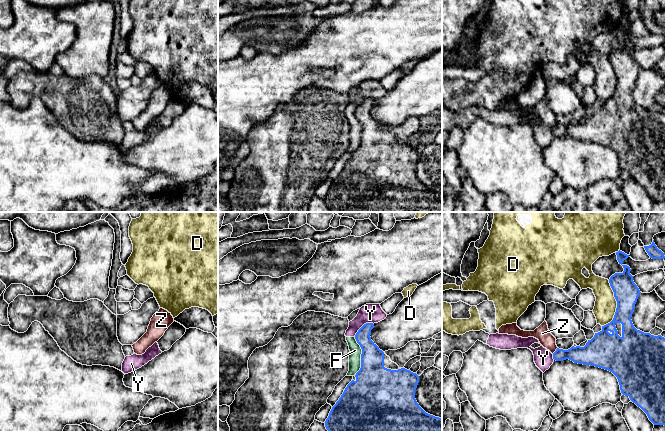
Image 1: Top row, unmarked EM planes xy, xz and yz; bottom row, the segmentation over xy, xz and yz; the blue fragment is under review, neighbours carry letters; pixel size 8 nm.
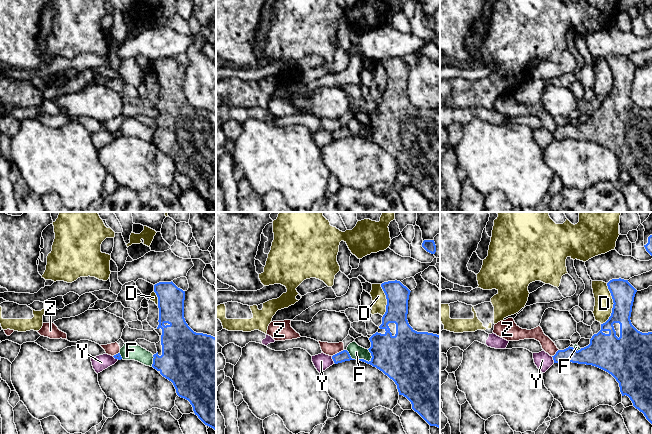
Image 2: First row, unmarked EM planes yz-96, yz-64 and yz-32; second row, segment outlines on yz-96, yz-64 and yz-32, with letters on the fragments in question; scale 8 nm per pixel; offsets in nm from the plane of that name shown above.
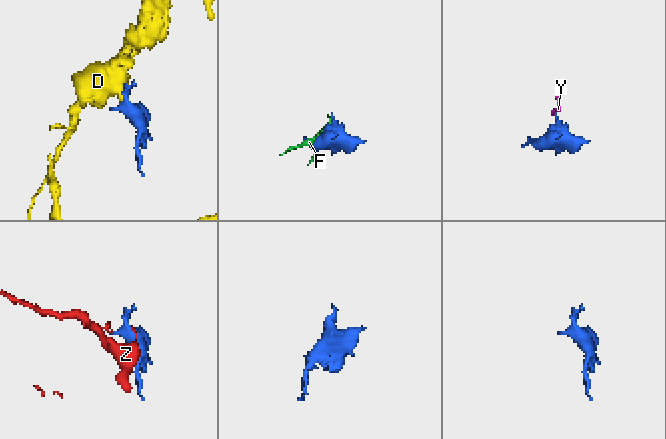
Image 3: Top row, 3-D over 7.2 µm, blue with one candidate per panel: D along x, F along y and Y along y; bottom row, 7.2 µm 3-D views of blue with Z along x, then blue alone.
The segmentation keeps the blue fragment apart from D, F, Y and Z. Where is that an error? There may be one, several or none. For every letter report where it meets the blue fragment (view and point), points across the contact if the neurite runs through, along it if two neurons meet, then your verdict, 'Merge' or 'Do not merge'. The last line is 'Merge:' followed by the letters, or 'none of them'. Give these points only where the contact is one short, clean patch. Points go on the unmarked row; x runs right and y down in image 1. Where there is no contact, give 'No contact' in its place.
D: Touches blue at yz (617, 81). Do not merge
F: Touches blue at xz (361, 132). Do not merge
Y: Touches blue at xz (362, 102). Boundary: xz (373, 99), (365, 99), (354, 112). Do not merge
Z: Touches blue at yz (556, 126). Boundary: yz (557, 123), (552, 129). Do not merge
Merge: none of them

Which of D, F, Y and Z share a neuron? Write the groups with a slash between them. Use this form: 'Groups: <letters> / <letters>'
Groups: D / F Y / Z

